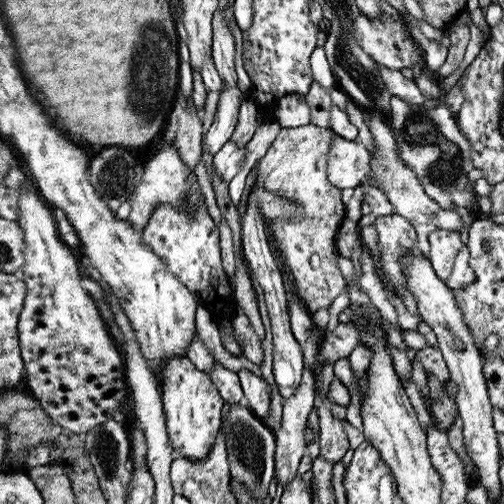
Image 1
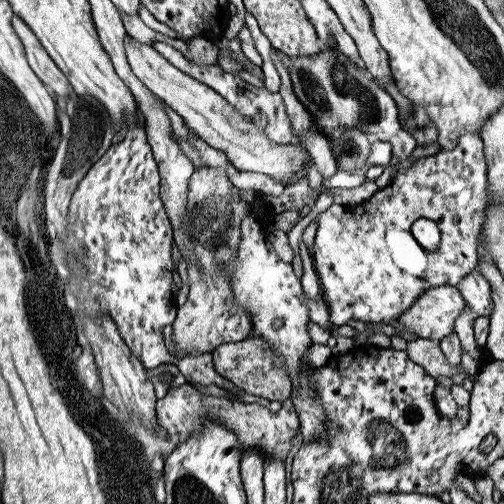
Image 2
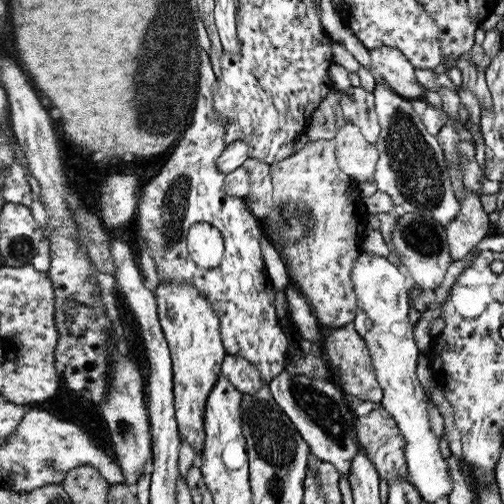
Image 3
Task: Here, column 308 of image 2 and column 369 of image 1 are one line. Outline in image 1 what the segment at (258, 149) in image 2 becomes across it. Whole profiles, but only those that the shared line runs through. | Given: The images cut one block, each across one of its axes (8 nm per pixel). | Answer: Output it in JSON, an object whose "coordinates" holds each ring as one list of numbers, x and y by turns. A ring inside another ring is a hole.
{"coordinates":[[334,134,328,158,328,180,340,192,346,188,354,190,364,182,372,182,374,188,380,188,380,182,376,182,370,170,370,162,372,154,362,144]]}

